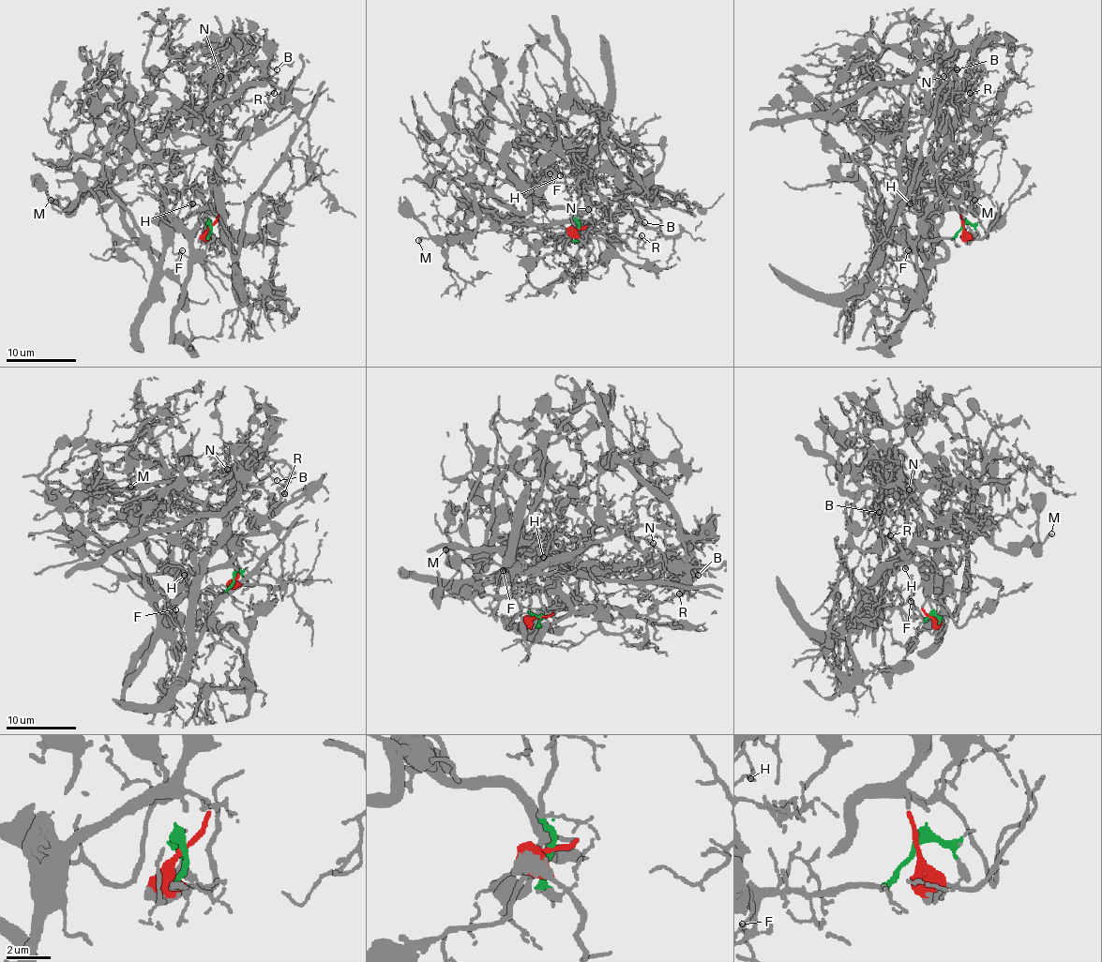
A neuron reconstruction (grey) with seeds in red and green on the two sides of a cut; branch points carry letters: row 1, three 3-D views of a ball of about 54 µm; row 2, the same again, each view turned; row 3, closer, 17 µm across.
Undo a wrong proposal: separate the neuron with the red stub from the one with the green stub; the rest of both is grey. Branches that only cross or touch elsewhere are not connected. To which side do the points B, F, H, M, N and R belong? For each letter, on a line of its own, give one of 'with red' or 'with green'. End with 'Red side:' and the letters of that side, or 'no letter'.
B: with green
F: with red
H: with green
M: with red
N: with green
R: with green
Red side: F, M

